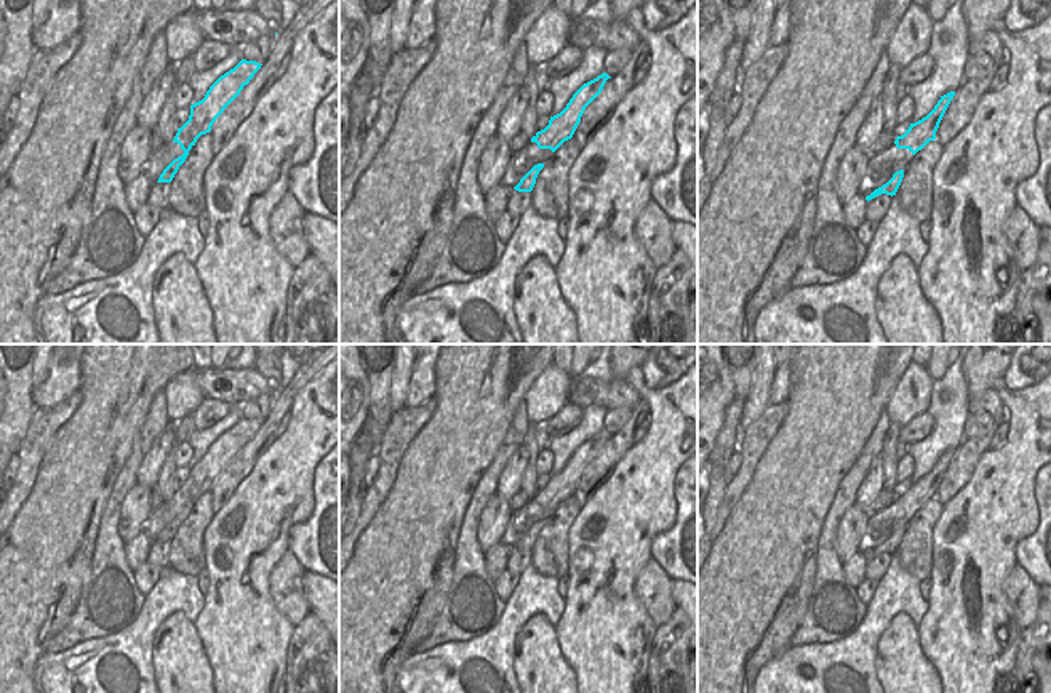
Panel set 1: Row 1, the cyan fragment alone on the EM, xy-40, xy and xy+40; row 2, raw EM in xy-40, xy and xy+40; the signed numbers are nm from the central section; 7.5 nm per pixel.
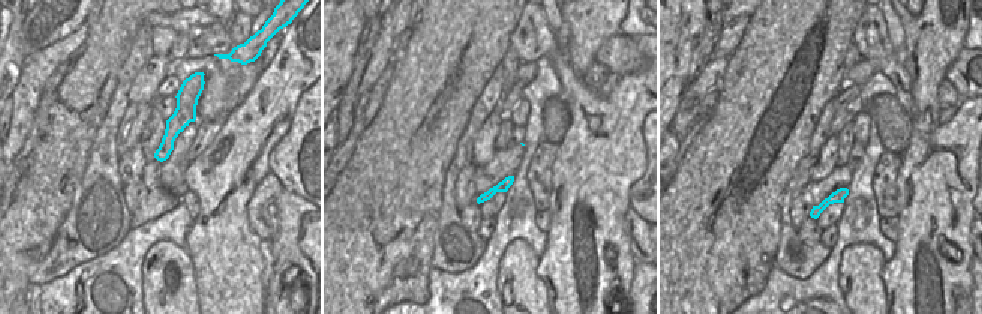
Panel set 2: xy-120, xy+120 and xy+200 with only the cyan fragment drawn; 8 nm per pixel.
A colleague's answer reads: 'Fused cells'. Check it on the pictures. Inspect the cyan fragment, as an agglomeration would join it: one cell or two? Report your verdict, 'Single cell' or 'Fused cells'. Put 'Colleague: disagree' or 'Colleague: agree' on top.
Colleague: agree
Fused cells.

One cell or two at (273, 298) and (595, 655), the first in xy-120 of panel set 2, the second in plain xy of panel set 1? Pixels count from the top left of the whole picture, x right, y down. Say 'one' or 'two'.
two

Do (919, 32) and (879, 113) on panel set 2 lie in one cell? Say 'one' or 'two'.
two

